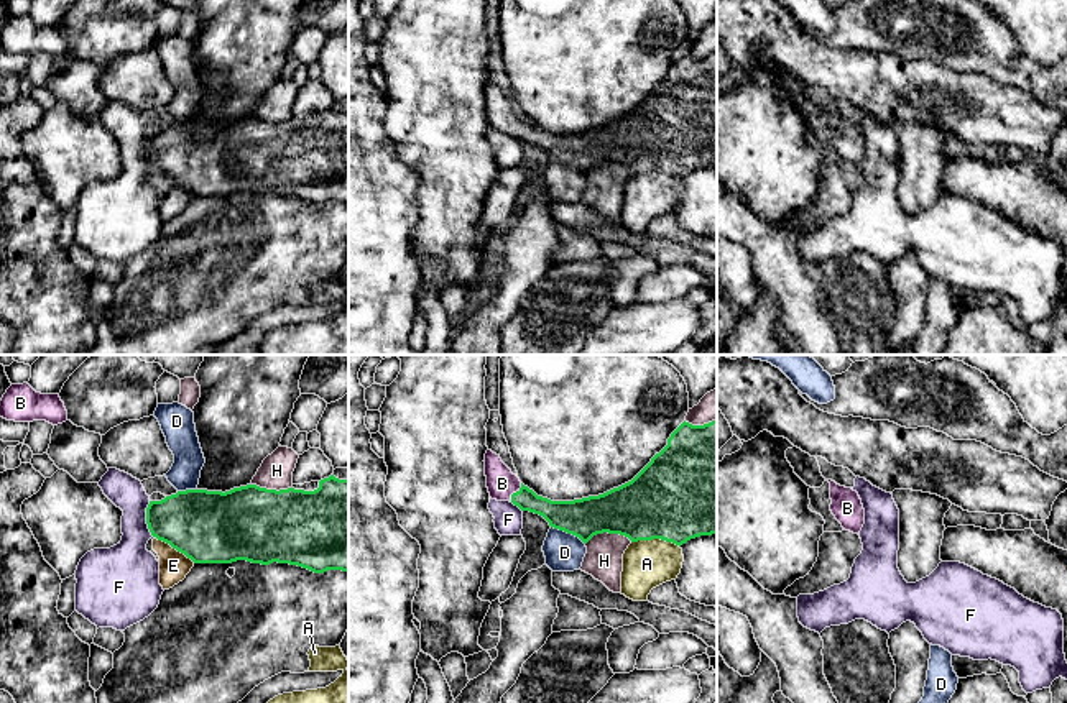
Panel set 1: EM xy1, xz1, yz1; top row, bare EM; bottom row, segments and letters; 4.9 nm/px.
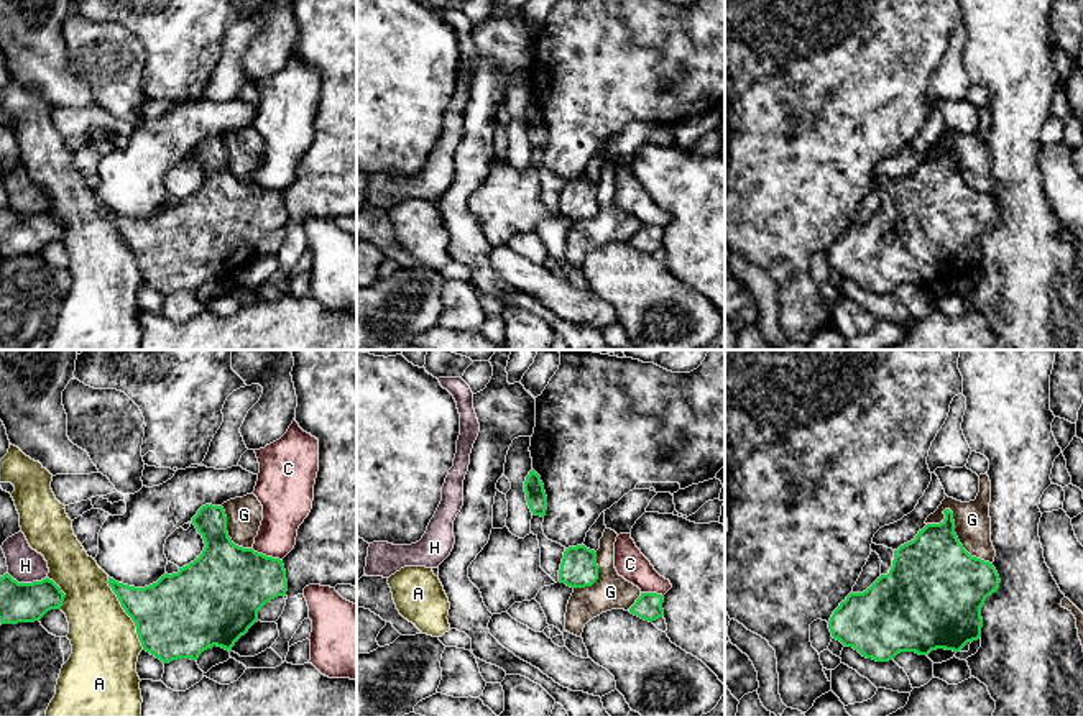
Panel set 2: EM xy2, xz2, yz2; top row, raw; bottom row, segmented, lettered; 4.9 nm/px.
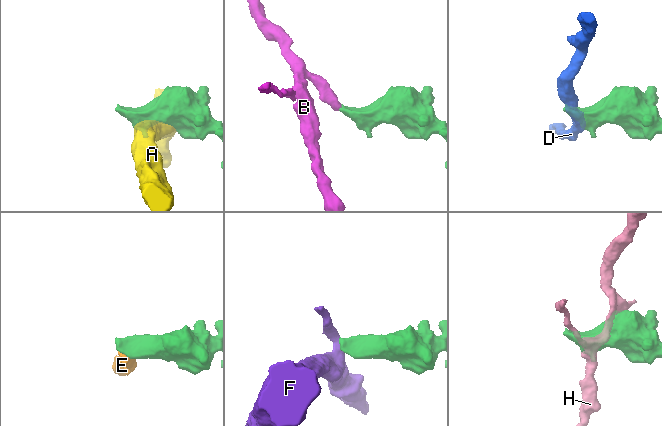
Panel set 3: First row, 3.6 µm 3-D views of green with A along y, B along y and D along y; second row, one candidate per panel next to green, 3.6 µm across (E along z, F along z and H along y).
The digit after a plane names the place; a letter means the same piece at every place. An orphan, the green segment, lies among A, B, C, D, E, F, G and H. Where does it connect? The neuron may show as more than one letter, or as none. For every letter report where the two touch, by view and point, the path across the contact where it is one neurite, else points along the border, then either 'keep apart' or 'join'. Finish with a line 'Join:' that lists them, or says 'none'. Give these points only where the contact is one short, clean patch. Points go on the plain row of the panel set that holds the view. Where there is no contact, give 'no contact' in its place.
A: contact xy2 (125, 243); keep apart
B: contact xz1 (513, 125); way xz1 (559, 147), (513, 125), (502, 115); join
C: contact xy2 (265, 188); keep apart
D: contact xz1 (568, 165); border xz1 (551, 158), (574, 166), (584, 176); keep apart
E: contact xy1 (175, 179); border xy1 (155, 168), (194, 194); keep apart
F: contact xy1 (147, 151); border xy1 (148, 133), (147, 160), (153, 168); keep apart
G: contact yz2 (953, 161); keep apart
H: contact xz1 (609, 165); keep apart
Join: B

